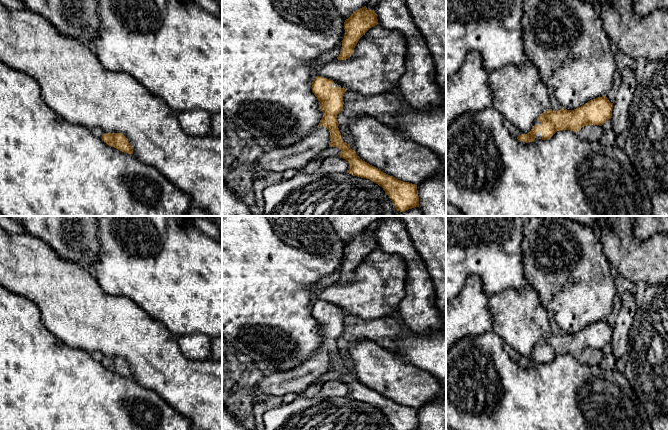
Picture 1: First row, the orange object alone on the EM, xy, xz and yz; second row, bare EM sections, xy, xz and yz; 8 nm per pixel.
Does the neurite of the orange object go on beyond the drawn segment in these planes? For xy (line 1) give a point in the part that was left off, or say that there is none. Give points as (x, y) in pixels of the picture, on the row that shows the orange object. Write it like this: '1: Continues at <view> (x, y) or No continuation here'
1: No continuation here

